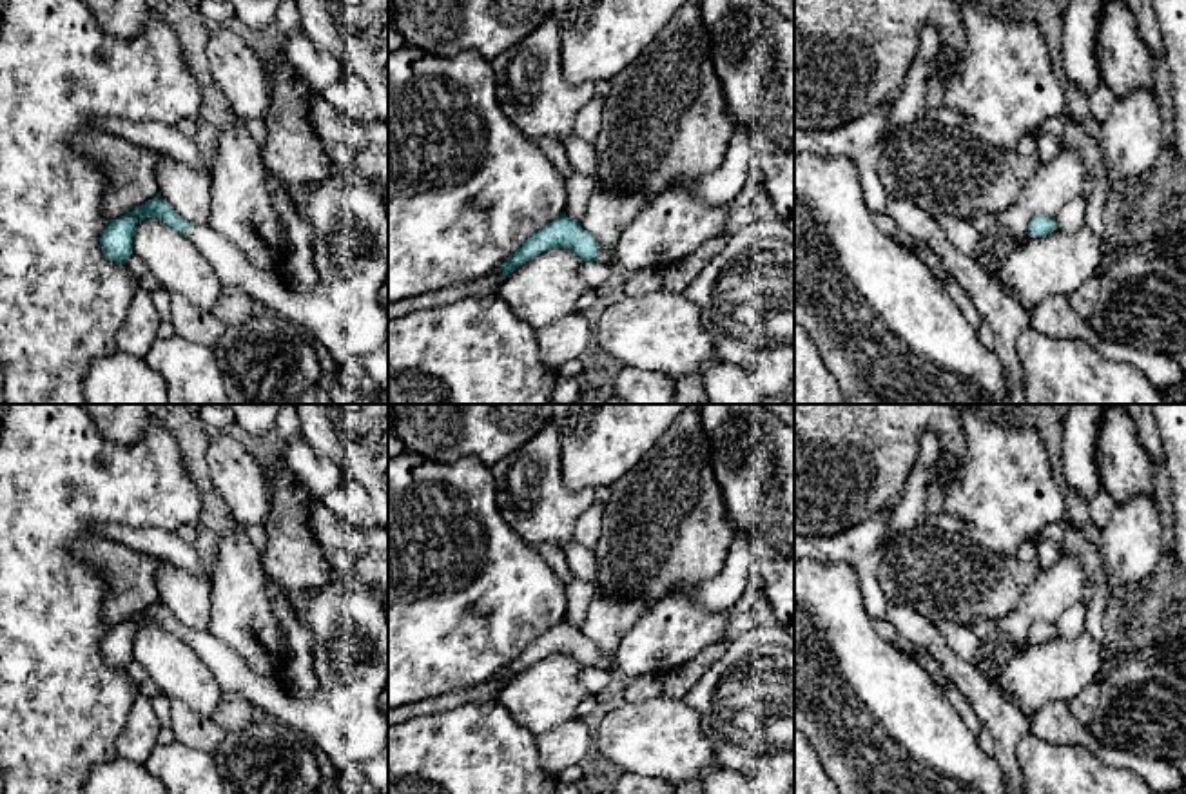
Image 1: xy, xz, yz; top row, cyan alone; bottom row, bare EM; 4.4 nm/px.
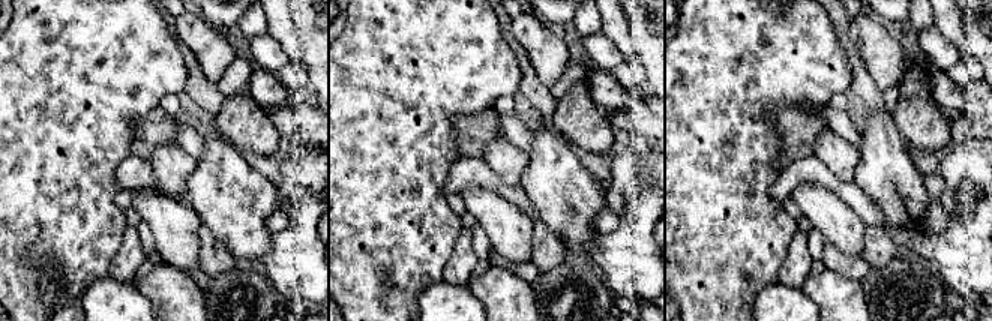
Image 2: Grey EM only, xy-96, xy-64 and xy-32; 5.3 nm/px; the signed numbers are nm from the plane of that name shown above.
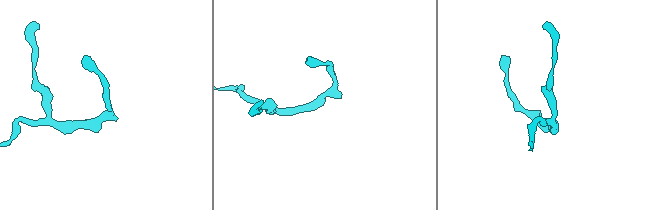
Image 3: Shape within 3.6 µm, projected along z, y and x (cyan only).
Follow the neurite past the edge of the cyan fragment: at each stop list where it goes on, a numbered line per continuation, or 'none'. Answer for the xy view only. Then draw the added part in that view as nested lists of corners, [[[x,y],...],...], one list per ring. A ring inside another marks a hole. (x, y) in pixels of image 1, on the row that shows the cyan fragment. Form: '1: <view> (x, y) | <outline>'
1: xy (341, 310) | [[[330,174],[316,187],[297,190],[299,212],[314,228],[314,263],[319,281],[305,290],[290,290],[279,274],[258,270],[221,234],[209,225],[194,225],[183,234],[212,265],[221,286],[236,286],[259,306],[303,326],[317,339],[335,363],[363,363],[370,353],[388,346],[388,319],[379,290],[388,279],[388,210],[365,176]]]

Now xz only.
1: xz (602, 256) | [[[598,247],[597,248],[597,261],[615,266],[615,261],[617,261],[615,248],[613,250],[606,250],[606,248]]]

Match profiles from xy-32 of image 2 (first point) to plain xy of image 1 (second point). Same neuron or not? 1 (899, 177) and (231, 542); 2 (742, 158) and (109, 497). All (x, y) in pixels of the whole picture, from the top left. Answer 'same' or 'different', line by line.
1: same
2: same

